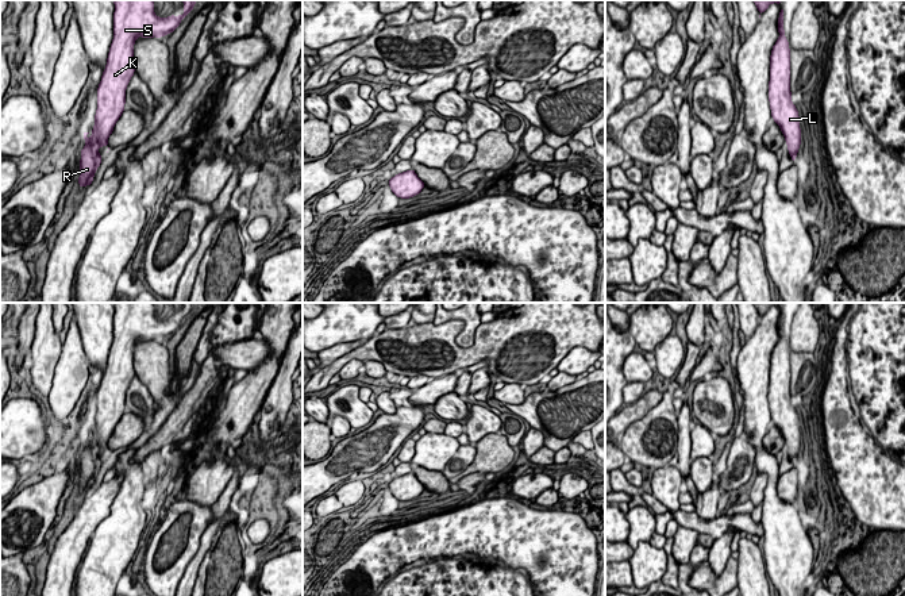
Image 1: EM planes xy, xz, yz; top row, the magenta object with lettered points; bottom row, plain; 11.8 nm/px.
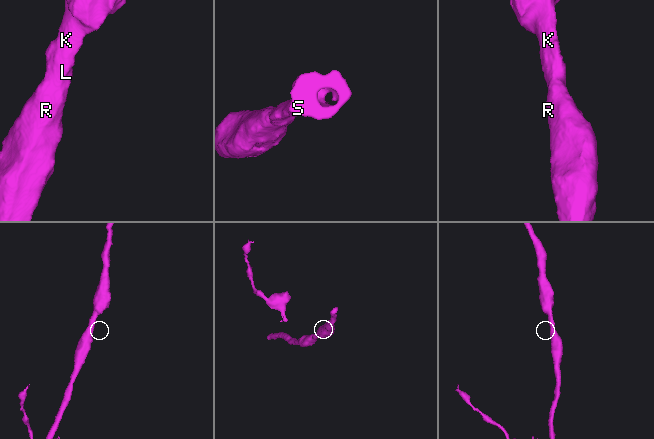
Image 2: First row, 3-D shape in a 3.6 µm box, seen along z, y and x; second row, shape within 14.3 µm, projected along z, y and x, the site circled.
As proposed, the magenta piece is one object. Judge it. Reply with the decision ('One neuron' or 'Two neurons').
One neuron

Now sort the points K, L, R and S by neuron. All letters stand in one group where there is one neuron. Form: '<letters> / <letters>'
K L R S

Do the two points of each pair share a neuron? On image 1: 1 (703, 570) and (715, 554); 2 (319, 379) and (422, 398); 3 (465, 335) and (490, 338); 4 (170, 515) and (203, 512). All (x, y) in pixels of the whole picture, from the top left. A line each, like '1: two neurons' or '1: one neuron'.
1: two neurons
2: two neurons
3: two neurons
4: one neuron

